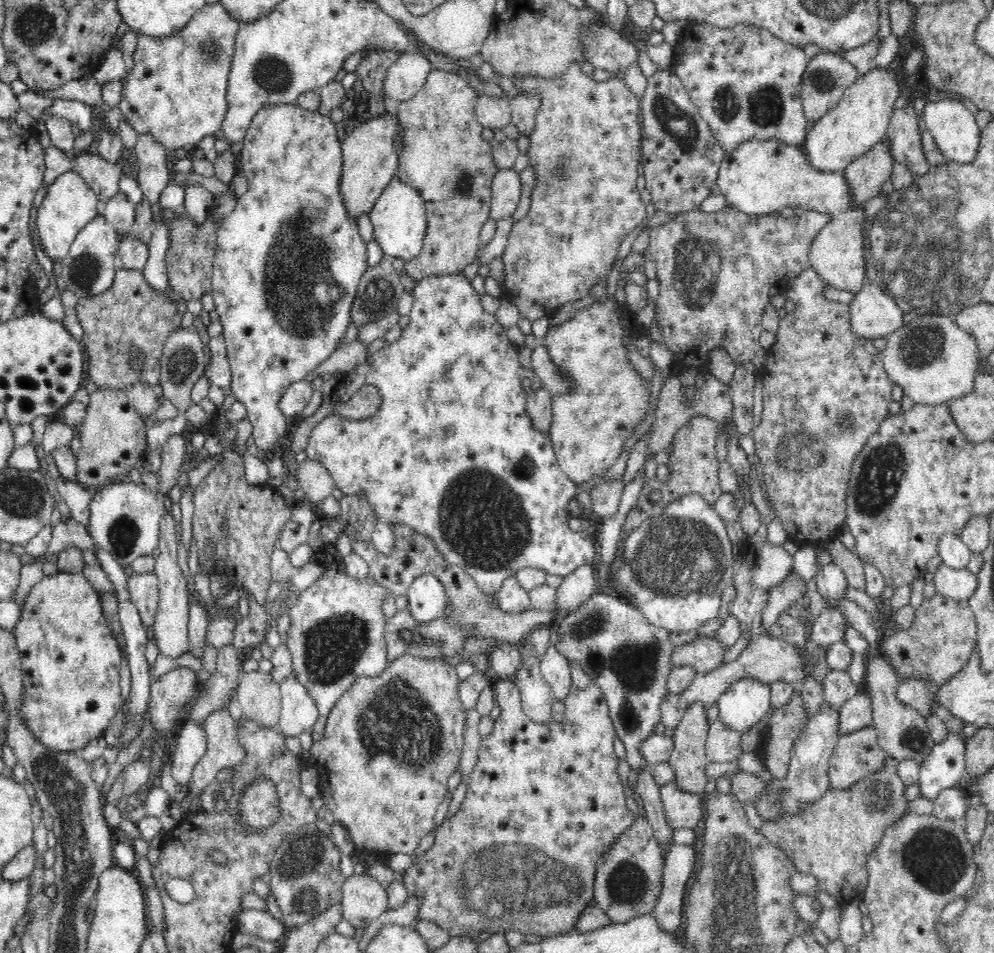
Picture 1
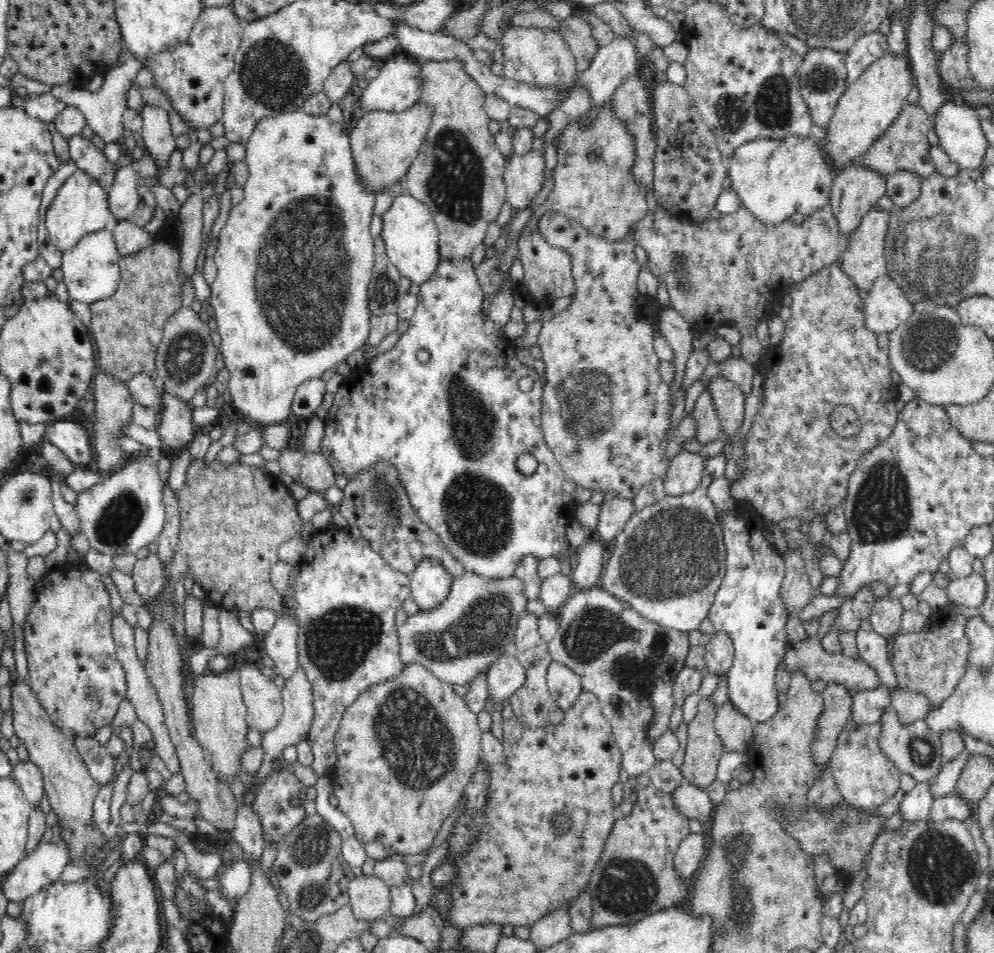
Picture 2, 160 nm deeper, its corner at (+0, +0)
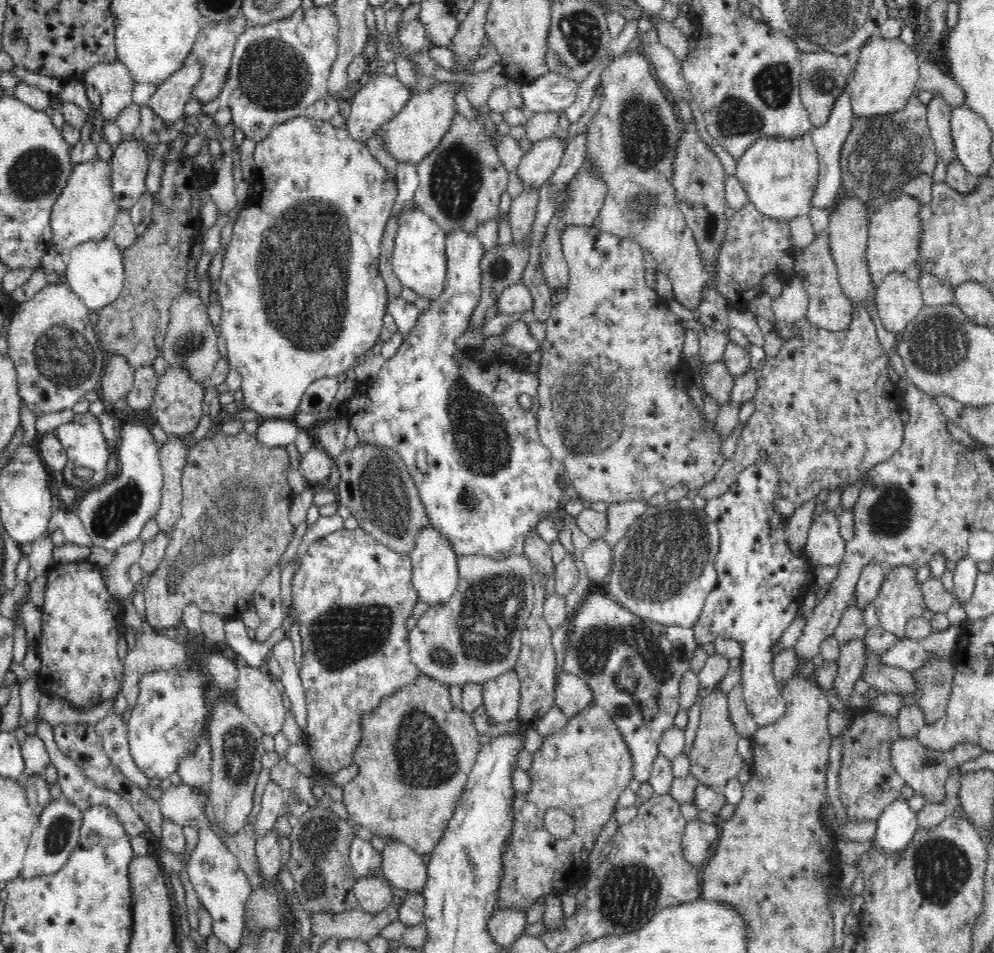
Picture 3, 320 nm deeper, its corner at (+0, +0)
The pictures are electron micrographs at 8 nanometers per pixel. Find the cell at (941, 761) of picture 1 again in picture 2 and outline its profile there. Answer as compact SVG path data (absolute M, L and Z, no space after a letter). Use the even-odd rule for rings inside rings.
M918 782L900 801L899 811L904 821L929 819L932 798L931 782Z

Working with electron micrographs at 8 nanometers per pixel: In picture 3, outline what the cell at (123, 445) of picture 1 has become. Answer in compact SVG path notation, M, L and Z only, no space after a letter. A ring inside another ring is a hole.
M107 357L99 378L104 401L115 404L126 397L134 384L134 371L135 368L128 366L124 358Z

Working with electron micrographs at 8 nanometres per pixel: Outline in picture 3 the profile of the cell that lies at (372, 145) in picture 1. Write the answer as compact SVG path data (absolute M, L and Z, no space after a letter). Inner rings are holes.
M438 83L425 92L411 96L396 118L392 117L392 120L382 124L390 154L402 162L418 164L424 160L424 157L440 144L441 137L448 129L449 122L452 121L453 105L461 106L459 99L463 98L463 95L459 94L459 91L460 83Z

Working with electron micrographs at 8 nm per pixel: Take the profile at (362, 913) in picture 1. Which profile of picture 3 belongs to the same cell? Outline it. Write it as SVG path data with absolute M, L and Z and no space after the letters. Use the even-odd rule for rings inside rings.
M372 876L356 881L353 893L355 907L361 909L367 917L382 914L391 907L395 899L388 882Z

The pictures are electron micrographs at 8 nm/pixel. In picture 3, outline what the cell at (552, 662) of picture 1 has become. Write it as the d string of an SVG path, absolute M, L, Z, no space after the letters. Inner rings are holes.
M564 670L559 675L558 684L553 690L553 698L556 706L560 707L566 716L572 717L594 703L592 691L584 680Z

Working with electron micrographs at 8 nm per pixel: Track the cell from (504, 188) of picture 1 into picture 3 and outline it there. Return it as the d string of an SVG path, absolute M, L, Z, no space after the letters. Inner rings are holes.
M556 135L535 142L516 170L524 189L538 189L546 183L558 168L564 151L564 142Z

